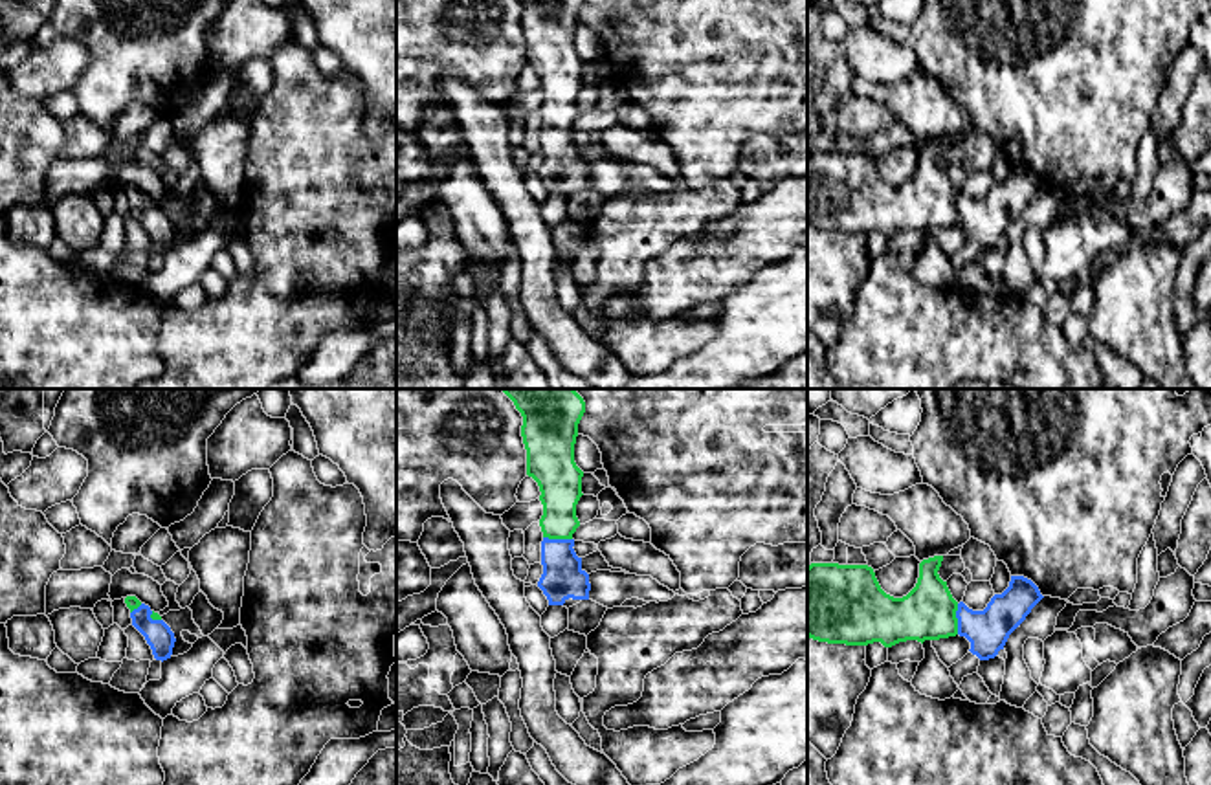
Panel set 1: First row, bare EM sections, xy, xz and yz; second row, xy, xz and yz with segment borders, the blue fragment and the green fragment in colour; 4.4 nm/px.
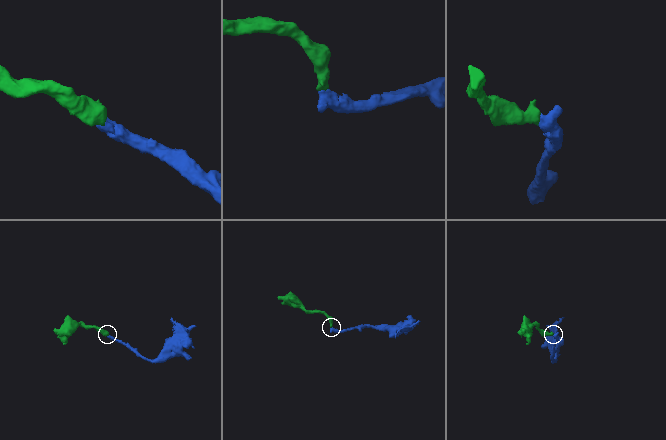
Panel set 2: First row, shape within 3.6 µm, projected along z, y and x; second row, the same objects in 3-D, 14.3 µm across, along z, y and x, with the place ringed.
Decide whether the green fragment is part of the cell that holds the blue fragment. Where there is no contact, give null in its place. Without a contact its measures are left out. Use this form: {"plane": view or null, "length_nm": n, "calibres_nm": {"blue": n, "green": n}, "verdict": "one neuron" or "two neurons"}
{"plane": "yz", "length_nm": 140, "calibres_nm": {"blue": 190, "green": 240}, "verdict": "one neuron"}

